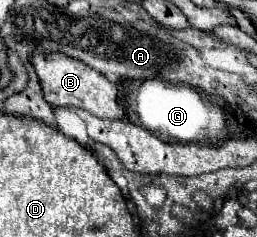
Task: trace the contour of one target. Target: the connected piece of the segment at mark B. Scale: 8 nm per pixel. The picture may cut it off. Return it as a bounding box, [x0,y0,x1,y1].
[31,53,125,119]

